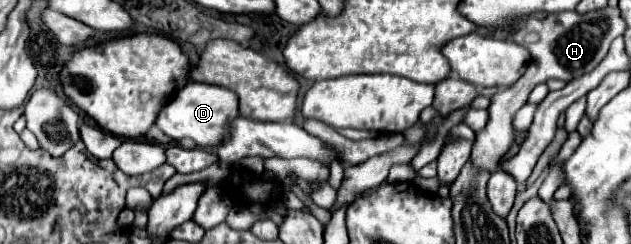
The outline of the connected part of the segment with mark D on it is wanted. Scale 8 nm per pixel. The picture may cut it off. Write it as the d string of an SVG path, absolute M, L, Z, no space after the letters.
M192 81L186 83L186 87L174 91L174 95L158 113L156 125L160 131L164 131L168 137L176 141L190 137L196 141L198 147L216 147L226 139L228 123L234 117L238 117L238 97L230 89Z

